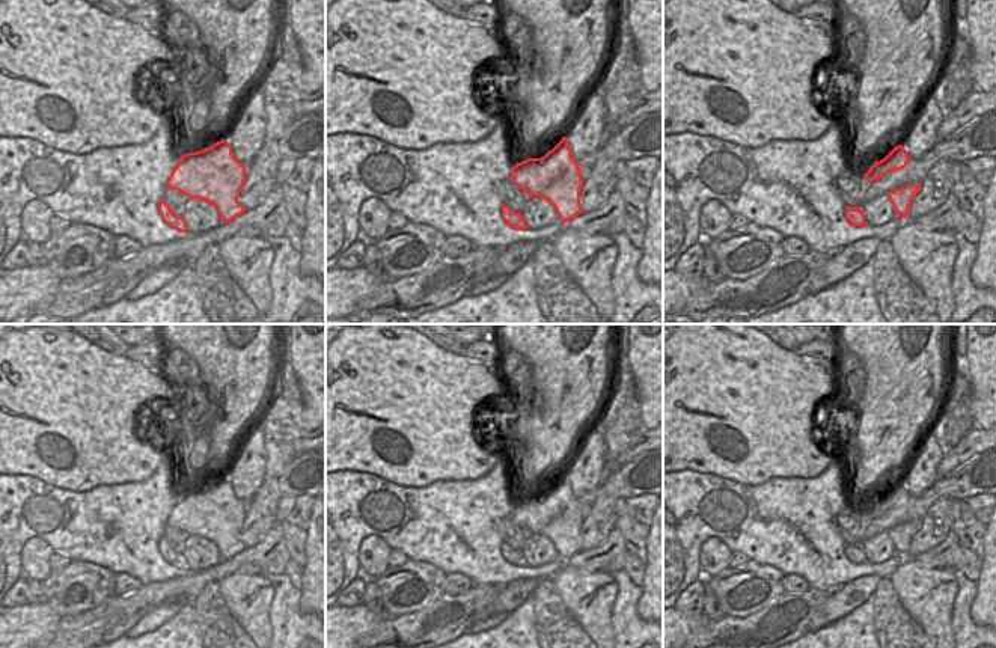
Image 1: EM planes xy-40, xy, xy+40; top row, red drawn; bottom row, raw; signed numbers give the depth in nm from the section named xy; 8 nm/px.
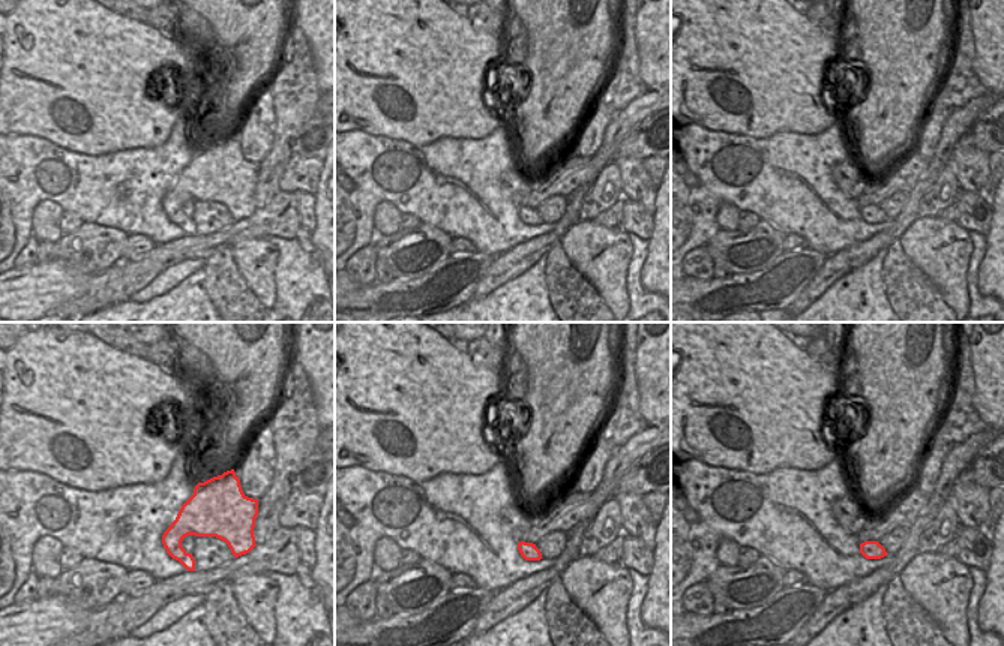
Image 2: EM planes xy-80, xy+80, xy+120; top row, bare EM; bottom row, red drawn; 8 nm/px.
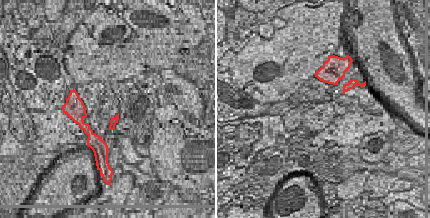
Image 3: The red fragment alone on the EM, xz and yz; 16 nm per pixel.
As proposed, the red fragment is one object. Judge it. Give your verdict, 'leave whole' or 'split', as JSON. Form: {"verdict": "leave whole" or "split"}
{"verdict": "leave whole"}

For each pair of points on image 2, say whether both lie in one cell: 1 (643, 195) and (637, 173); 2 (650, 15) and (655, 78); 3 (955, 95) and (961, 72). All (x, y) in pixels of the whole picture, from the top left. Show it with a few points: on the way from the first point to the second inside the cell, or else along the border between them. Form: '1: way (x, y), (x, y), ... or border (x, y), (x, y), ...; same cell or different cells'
1: way (641, 189), (637, 185), (637, 179); same cell
2: way (655, 30), (655, 63); same cell
3: way (955, 89), (958, 78); same cell

